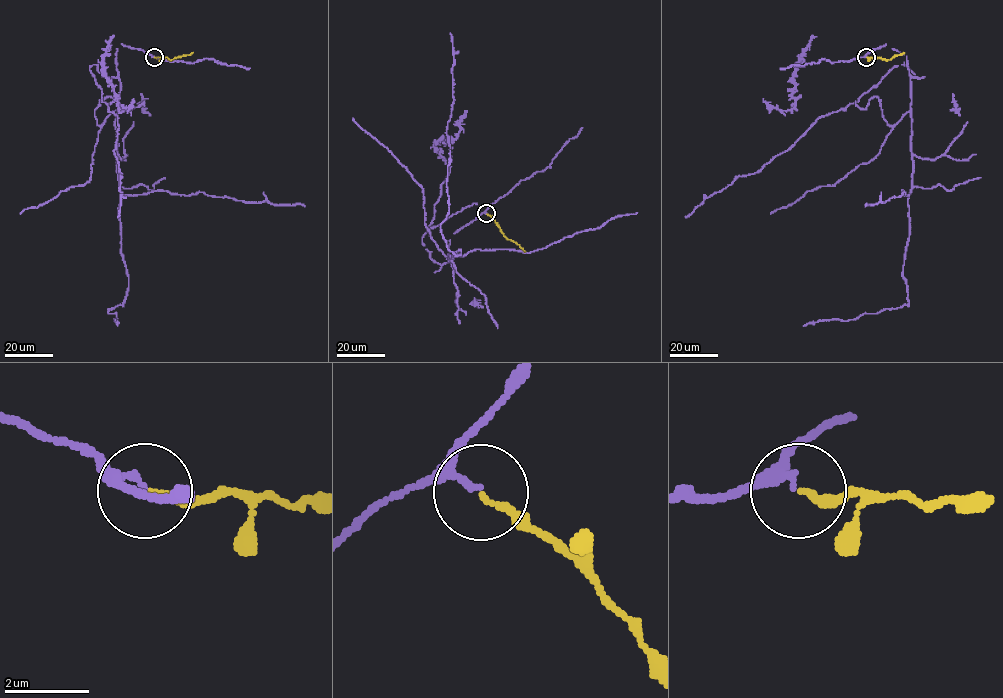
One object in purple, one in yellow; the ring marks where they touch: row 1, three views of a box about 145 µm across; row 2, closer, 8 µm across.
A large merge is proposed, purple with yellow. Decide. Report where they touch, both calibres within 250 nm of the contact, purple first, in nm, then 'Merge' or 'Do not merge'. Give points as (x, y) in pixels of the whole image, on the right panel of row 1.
Place: (866, 57). Thickness 100 nm (purple) against 150 nm. Merge

